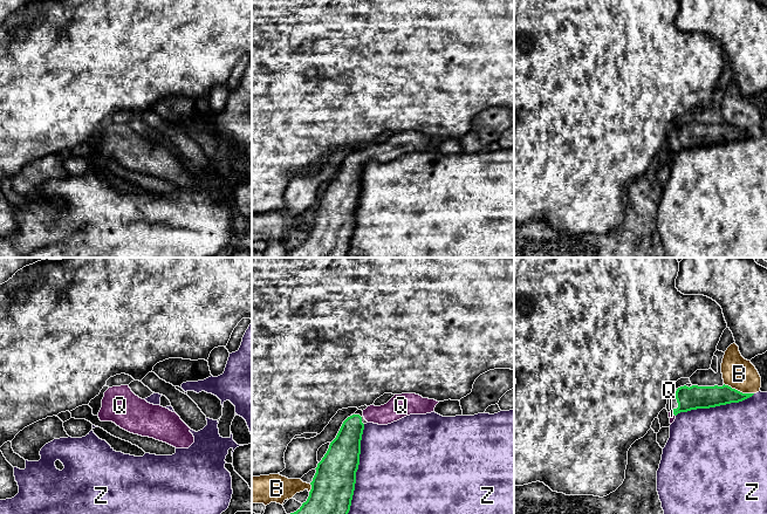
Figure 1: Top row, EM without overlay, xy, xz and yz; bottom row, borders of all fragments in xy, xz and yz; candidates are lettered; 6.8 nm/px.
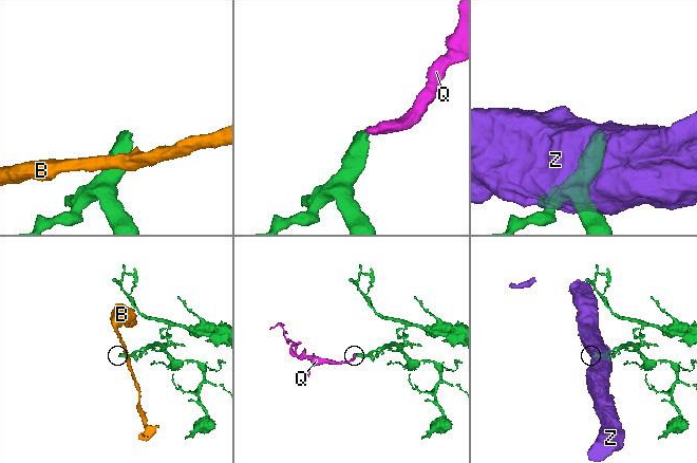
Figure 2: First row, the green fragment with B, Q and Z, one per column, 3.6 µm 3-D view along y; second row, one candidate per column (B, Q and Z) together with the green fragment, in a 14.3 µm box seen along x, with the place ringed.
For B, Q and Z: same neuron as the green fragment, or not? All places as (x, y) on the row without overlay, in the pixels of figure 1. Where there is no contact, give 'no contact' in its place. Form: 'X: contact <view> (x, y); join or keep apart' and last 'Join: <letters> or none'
B: contact yz (739, 129); keep apart
Q: no contact; join
Z: contact xz (356, 208); keep apart
Join: Q

